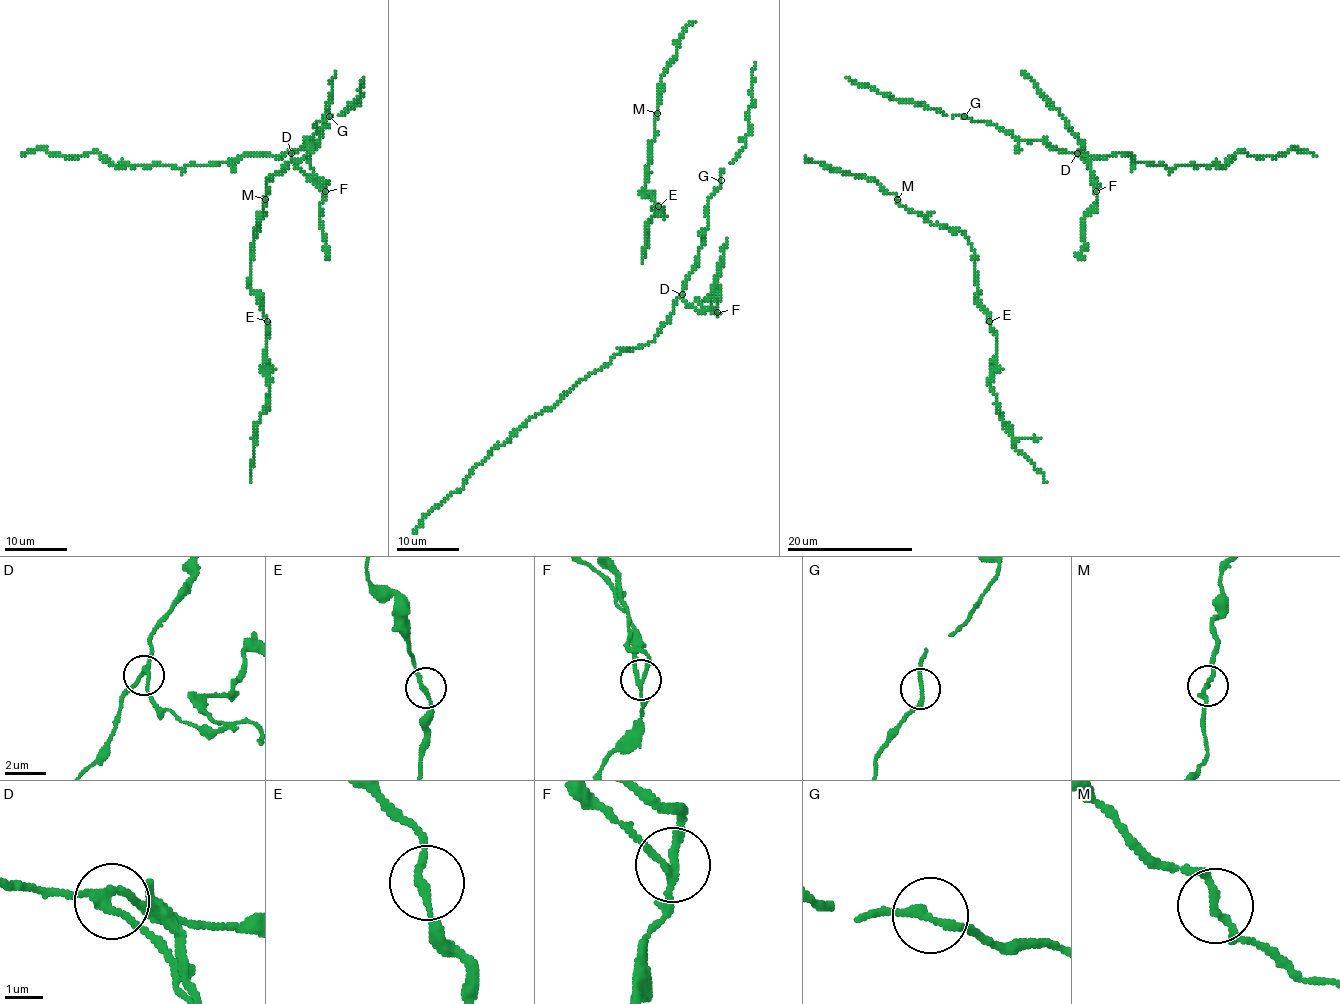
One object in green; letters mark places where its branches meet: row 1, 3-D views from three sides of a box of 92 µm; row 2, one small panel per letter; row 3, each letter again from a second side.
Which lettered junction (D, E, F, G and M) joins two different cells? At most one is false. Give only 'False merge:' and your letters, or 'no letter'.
False merge: F

